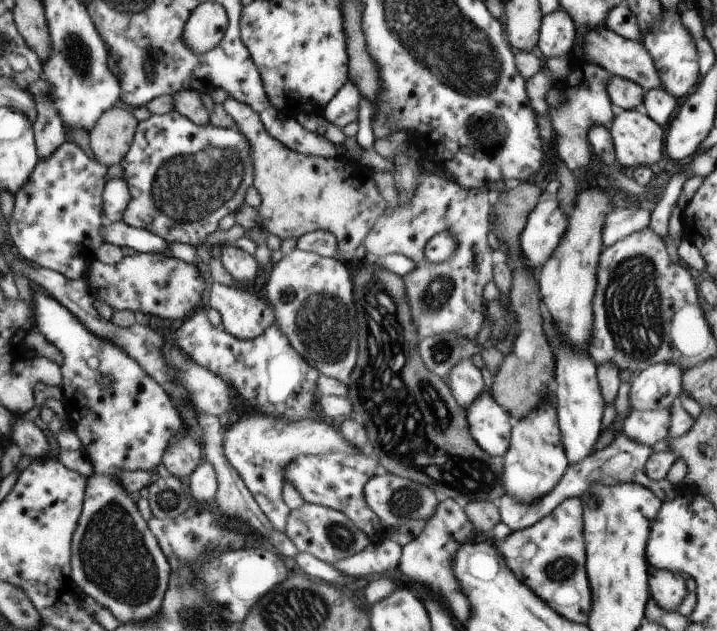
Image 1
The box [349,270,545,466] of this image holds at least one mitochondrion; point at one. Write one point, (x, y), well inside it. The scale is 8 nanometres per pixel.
(438, 292)

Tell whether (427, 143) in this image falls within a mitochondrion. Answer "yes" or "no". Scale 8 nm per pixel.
no

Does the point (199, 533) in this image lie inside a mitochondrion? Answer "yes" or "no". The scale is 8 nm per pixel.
no

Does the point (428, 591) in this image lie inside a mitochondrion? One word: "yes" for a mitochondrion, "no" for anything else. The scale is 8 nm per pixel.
no

